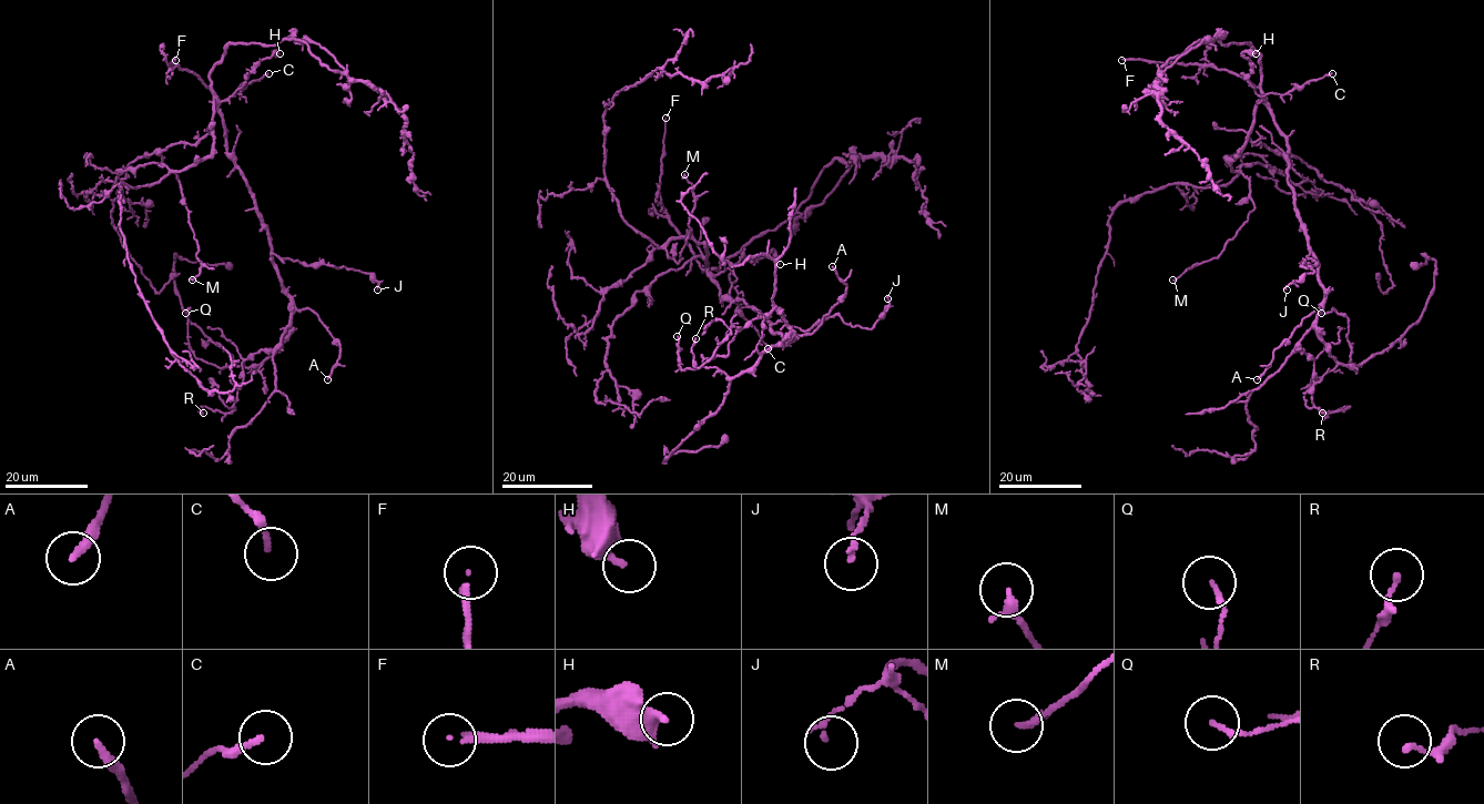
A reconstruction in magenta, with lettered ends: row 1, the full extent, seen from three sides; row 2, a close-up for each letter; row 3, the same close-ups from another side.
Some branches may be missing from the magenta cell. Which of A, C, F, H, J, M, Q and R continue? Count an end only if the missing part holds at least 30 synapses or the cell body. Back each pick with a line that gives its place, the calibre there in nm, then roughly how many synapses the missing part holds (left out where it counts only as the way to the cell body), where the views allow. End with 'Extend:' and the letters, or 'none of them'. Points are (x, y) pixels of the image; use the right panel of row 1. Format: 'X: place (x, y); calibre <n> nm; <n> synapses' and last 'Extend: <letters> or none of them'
F: place (1121, 60); calibre 180 nm
Extend: F

